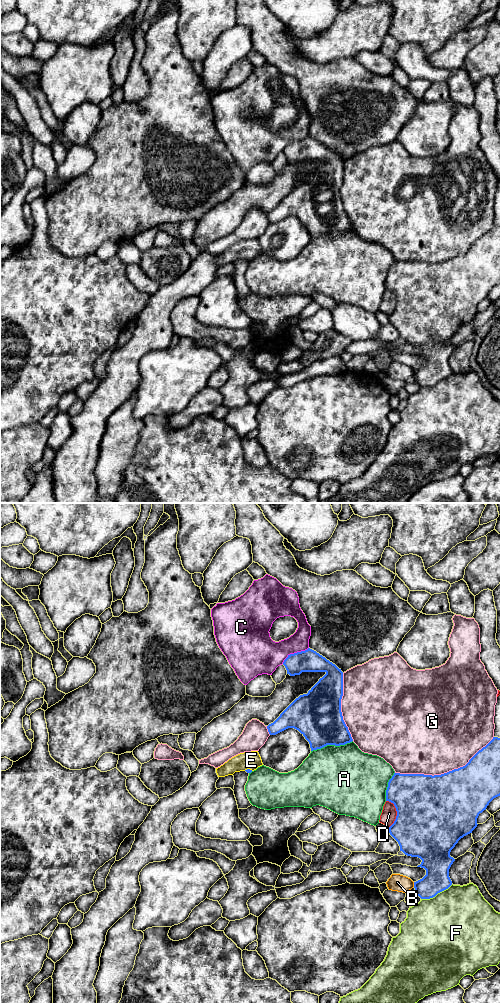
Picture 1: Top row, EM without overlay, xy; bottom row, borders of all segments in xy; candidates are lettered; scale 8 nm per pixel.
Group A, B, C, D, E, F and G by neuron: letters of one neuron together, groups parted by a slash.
A / B / C / D / E / F / G

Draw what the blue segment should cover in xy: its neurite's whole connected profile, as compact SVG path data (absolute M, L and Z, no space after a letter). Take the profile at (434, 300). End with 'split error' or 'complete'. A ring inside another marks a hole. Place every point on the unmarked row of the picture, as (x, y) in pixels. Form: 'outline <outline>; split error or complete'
outline M493 225L465 254L447 261L434 264L394 261L388 270L386 289L394 292L397 304L389 315L389 321L398 330L400 339L407 344L422 348L417 355L424 356L426 363L414 370L415 383L421 387L430 387L452 373L449 357L455 347L450 344L451 338L461 326L472 321L478 313L479 302L498 284L500 284L500 226L498 225Z; complete

